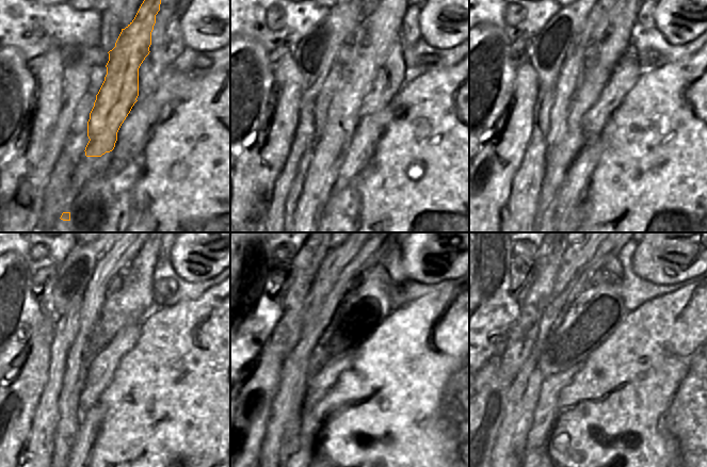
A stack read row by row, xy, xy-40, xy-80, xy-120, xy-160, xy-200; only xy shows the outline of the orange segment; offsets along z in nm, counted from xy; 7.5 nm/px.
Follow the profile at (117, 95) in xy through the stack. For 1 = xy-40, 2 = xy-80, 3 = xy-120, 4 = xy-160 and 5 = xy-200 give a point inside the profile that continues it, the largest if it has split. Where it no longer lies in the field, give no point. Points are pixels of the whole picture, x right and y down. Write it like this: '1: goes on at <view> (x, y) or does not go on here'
1: goes on at xy-40 (373, 38)
2: goes on at xy-80 (563, 195)
3: goes on at xy-120 (132, 287)
4: goes on at xy-160 (368, 288)
5: goes on at xy-200 (604, 292)

